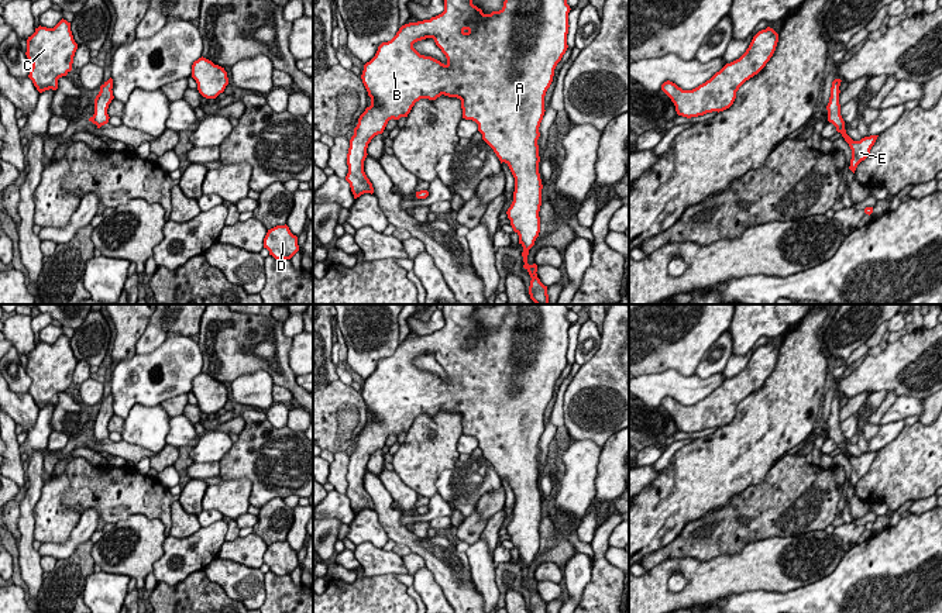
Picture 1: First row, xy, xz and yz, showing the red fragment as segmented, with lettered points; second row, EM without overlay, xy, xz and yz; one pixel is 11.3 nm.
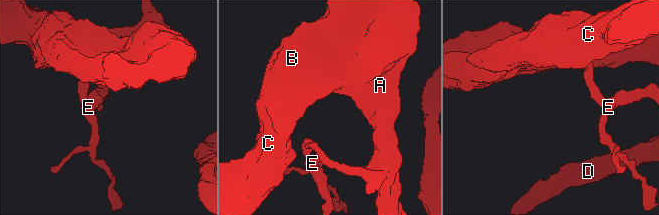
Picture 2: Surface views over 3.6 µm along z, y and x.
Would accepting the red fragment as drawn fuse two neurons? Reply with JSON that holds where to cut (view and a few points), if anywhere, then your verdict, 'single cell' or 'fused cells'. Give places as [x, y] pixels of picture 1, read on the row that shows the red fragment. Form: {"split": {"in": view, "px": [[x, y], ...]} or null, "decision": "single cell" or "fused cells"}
{"split": null, "decision": "single cell"}

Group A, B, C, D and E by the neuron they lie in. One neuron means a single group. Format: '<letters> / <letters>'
A B C D E

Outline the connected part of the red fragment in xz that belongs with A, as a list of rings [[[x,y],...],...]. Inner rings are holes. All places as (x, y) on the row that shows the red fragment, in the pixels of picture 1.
[[[444,0],[444,11],[430,20],[409,23],[396,35],[378,47],[375,56],[364,65],[362,83],[371,106],[360,116],[347,154],[350,183],[354,199],[374,193],[364,172],[364,161],[371,140],[382,134],[389,120],[408,117],[420,99],[436,100],[441,94],[461,100],[463,118],[478,124],[482,140],[505,162],[513,178],[513,202],[506,214],[523,247],[523,268],[532,280],[530,299],[549,304],[547,286],[537,278],[537,265],[527,264],[529,249],[540,233],[542,179],[539,173],[539,127],[544,116],[544,96],[554,69],[565,54],[568,34],[567,0],[505,0],[499,11],[484,14],[472,0]],[[433,38],[447,58],[447,63],[420,55],[413,44]]]

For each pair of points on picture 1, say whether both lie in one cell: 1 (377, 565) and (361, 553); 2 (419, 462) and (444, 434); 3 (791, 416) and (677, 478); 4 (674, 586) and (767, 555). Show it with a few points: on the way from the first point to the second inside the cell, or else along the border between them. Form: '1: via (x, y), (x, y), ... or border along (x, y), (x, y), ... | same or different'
1: via (372, 561), (365, 554) | same
2: via (423, 455), (437, 441) | same
3: via (763, 431), (741, 454), (705, 474) | same
4: border along (681, 574), (674, 574), (669, 579), (670, 592) | different

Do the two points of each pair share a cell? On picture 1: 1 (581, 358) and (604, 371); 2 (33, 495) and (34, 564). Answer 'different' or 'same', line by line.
1: different
2: same

